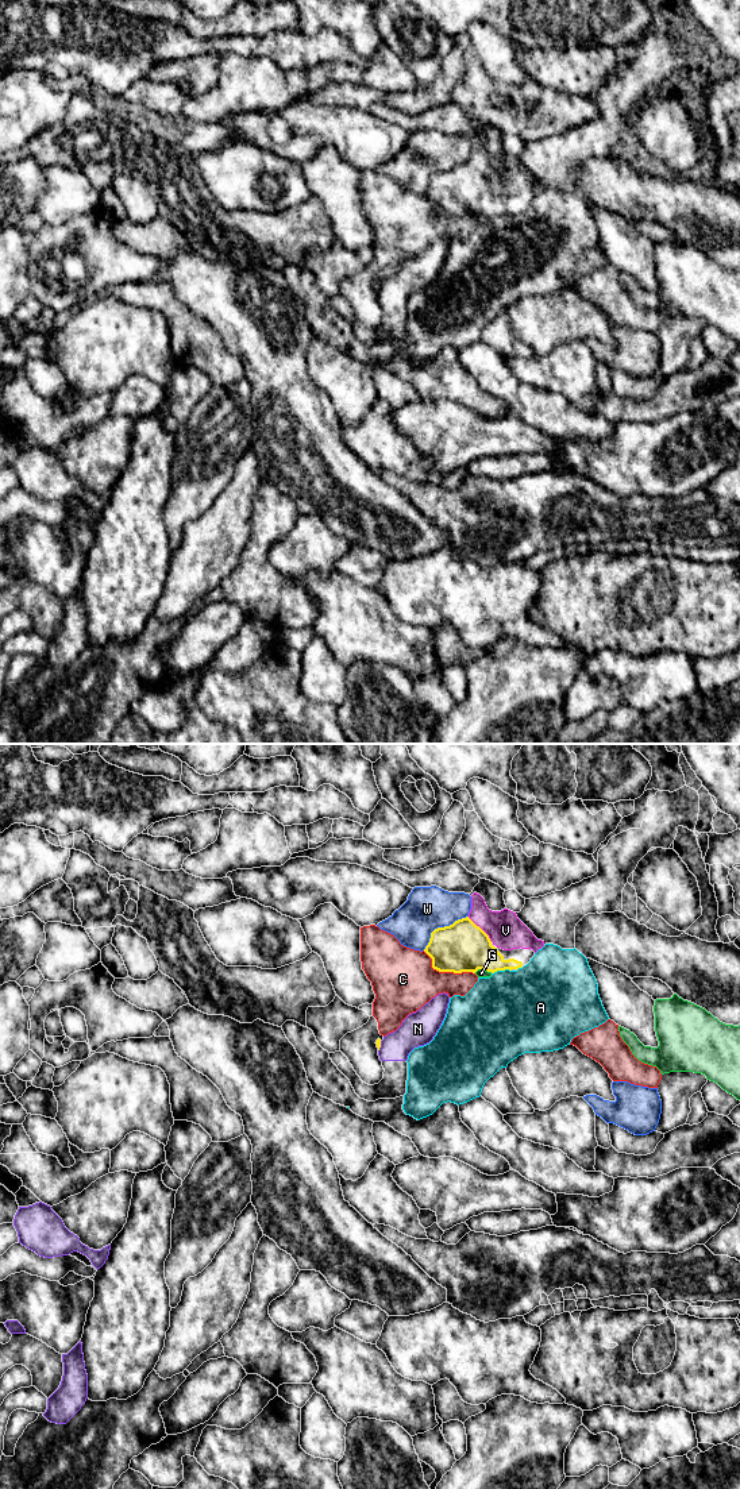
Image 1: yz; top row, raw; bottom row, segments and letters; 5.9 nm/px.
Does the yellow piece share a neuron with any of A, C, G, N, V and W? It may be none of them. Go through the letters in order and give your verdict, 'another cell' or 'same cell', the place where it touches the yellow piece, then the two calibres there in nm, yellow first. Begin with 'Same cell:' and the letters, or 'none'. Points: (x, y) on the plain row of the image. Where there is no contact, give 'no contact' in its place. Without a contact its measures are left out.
Same cell: V
A: another cell; contact yz (501, 213); calibres 280 and 480 nm
C: another cell; contact yz (446, 215); calibres 300 and 360 nm
G: another cell; contact yz (484, 213); calibres 300 and 50 nm
N: another cell; contact yz (380, 290); calibres 30 and 200 nm
V: same cell; contact yz (481, 173); calibres 300 and 220 nm
W: another cell; contact yz (440, 172); calibres 300 and 260 nm

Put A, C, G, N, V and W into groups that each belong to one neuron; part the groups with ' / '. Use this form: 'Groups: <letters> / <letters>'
Groups: A / C / G / N / V / W

